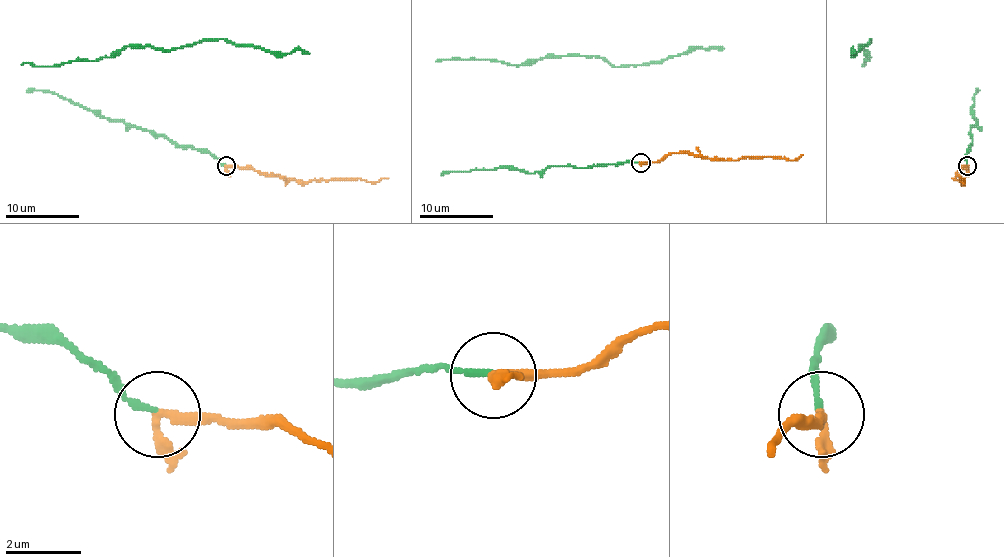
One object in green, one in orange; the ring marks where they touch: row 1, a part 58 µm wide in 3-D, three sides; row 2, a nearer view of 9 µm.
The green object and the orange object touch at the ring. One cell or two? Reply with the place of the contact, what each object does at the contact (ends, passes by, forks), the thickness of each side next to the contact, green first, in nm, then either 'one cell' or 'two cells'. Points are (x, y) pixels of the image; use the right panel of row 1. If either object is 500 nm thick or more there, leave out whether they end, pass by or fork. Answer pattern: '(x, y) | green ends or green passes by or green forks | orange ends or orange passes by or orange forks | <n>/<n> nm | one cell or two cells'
(967, 166) | green ends | orange passes by | 160/240 nm | one cell

